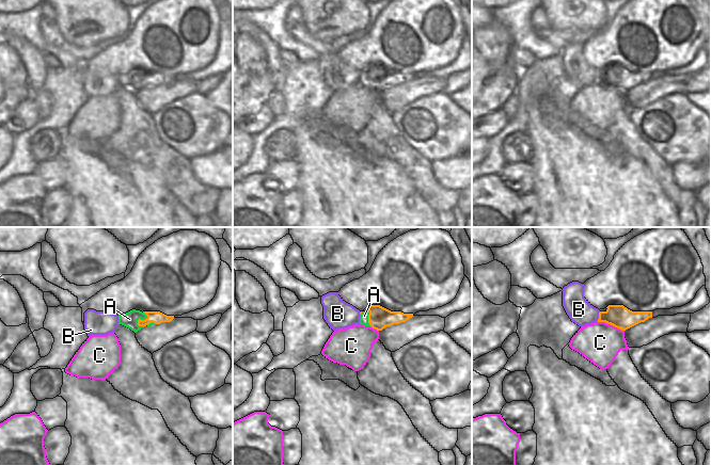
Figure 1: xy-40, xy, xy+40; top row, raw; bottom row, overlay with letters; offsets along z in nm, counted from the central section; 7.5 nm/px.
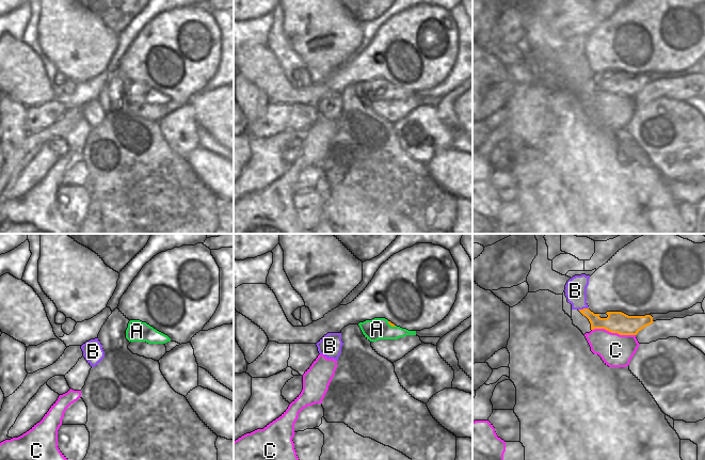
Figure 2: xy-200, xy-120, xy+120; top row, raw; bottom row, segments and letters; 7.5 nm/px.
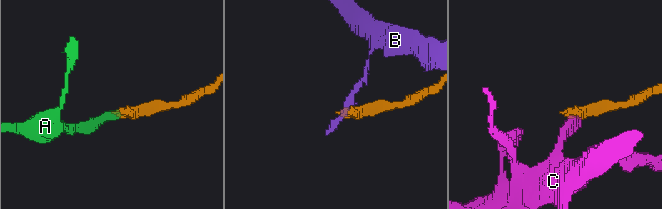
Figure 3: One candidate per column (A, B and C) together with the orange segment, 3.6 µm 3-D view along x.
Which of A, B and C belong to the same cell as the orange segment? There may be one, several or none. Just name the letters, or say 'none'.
A

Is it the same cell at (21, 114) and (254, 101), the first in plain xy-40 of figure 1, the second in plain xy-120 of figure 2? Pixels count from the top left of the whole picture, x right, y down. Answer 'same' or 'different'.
different

